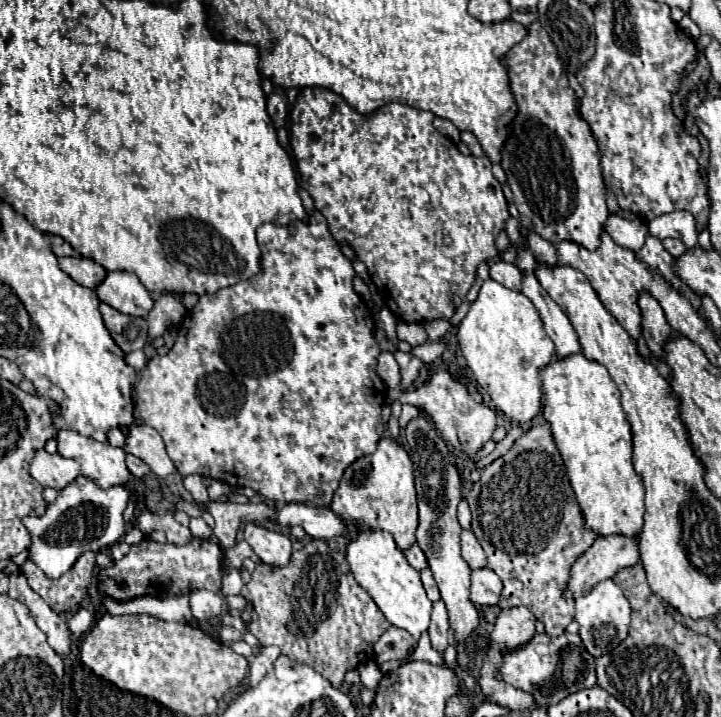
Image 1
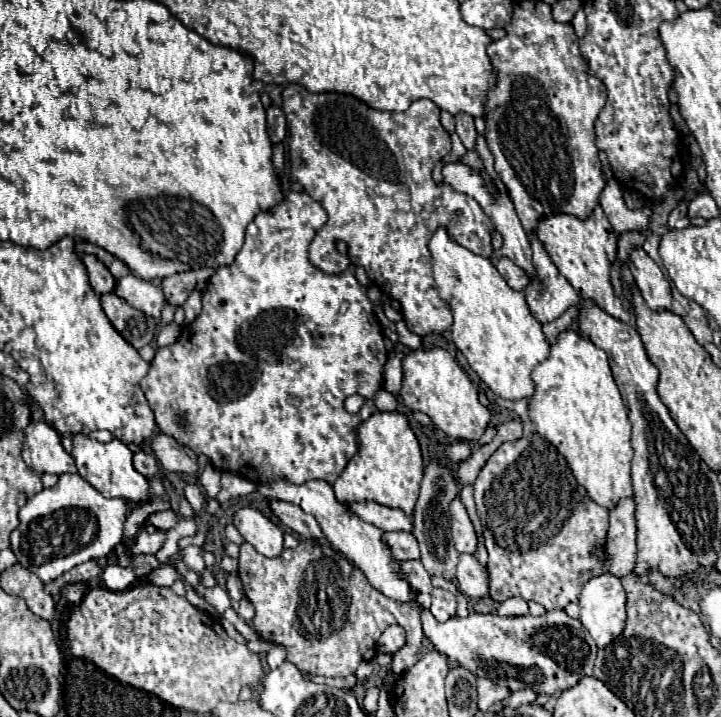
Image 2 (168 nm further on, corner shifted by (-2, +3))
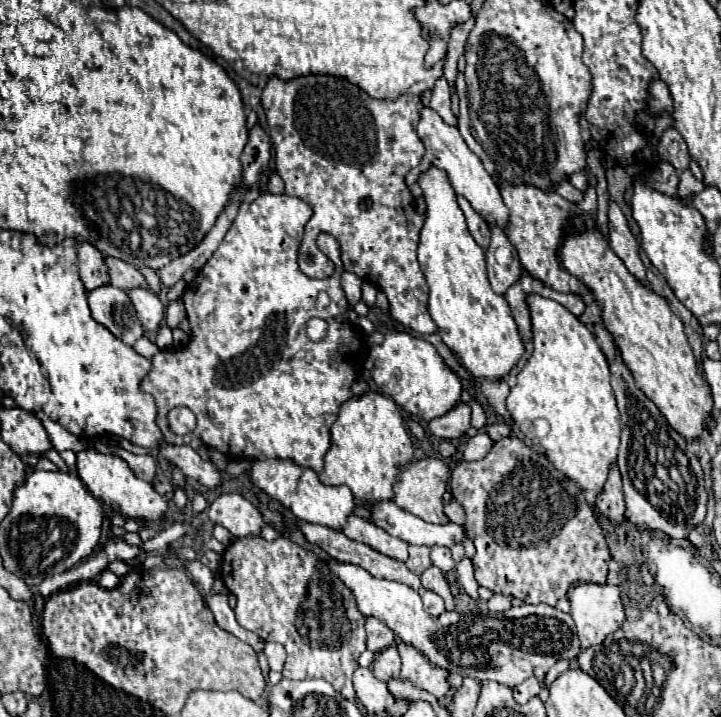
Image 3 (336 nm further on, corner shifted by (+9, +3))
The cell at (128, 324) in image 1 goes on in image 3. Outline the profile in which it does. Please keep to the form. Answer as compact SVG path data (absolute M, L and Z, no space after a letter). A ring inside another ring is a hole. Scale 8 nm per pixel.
M104 284L88 292L88 304L94 320L104 324L116 338L124 340L126 344L132 346L144 334L130 296L124 290L112 284Z

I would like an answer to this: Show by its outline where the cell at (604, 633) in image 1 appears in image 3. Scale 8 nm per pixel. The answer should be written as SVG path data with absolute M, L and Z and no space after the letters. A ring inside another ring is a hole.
M578 584L568 592L568 600L572 606L572 618L578 628L582 650L600 644L608 634L616 632L624 622L624 608L620 600L620 588L610 584Z

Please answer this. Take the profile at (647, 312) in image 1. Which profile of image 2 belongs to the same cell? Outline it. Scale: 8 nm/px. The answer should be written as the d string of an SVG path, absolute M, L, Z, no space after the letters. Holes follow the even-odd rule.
M635 248L631 252L629 270L645 304L653 312L665 312L671 308L671 286L665 280L661 268L645 254L643 248Z

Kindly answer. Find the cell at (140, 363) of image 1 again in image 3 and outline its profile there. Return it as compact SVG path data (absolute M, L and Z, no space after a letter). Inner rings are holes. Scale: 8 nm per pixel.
M142 336L142 338L134 344L134 350L136 350L138 354L146 356L146 358L152 358L152 356L156 356L156 352L160 352L160 348L158 348L150 338L146 338L146 336Z

